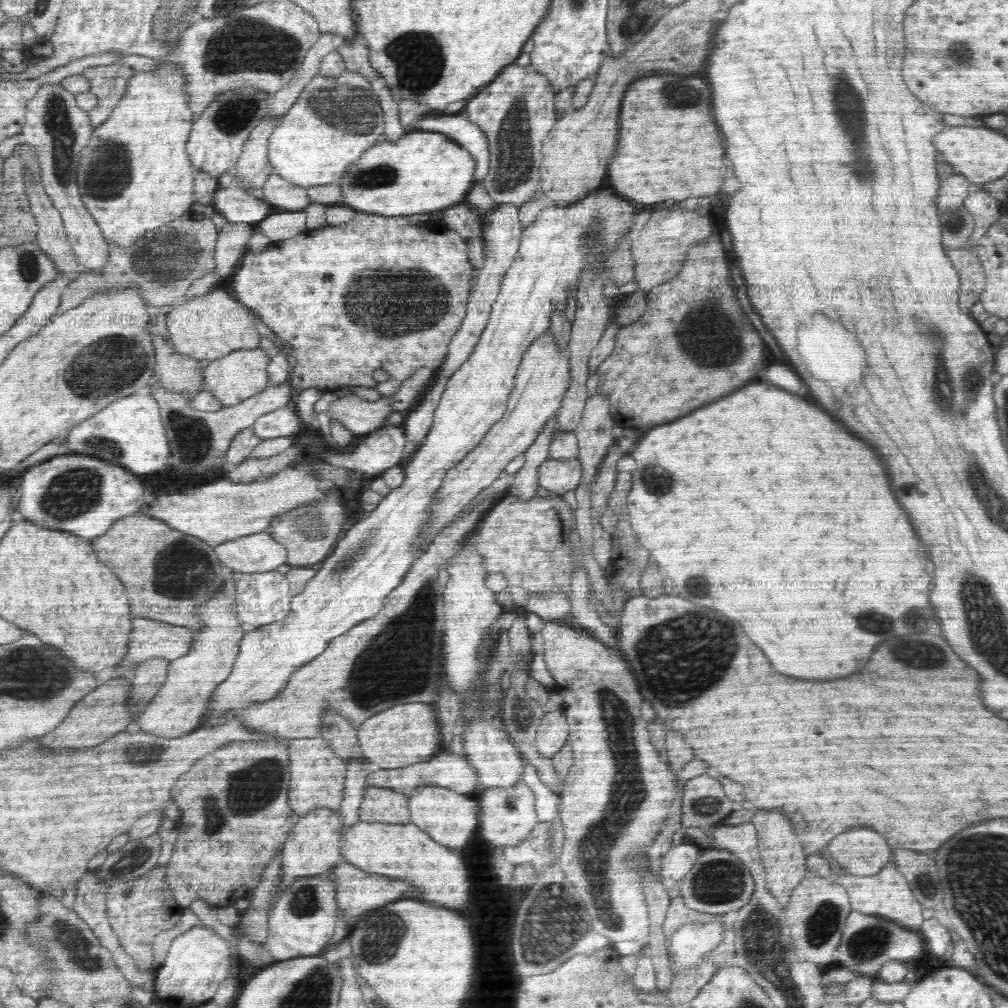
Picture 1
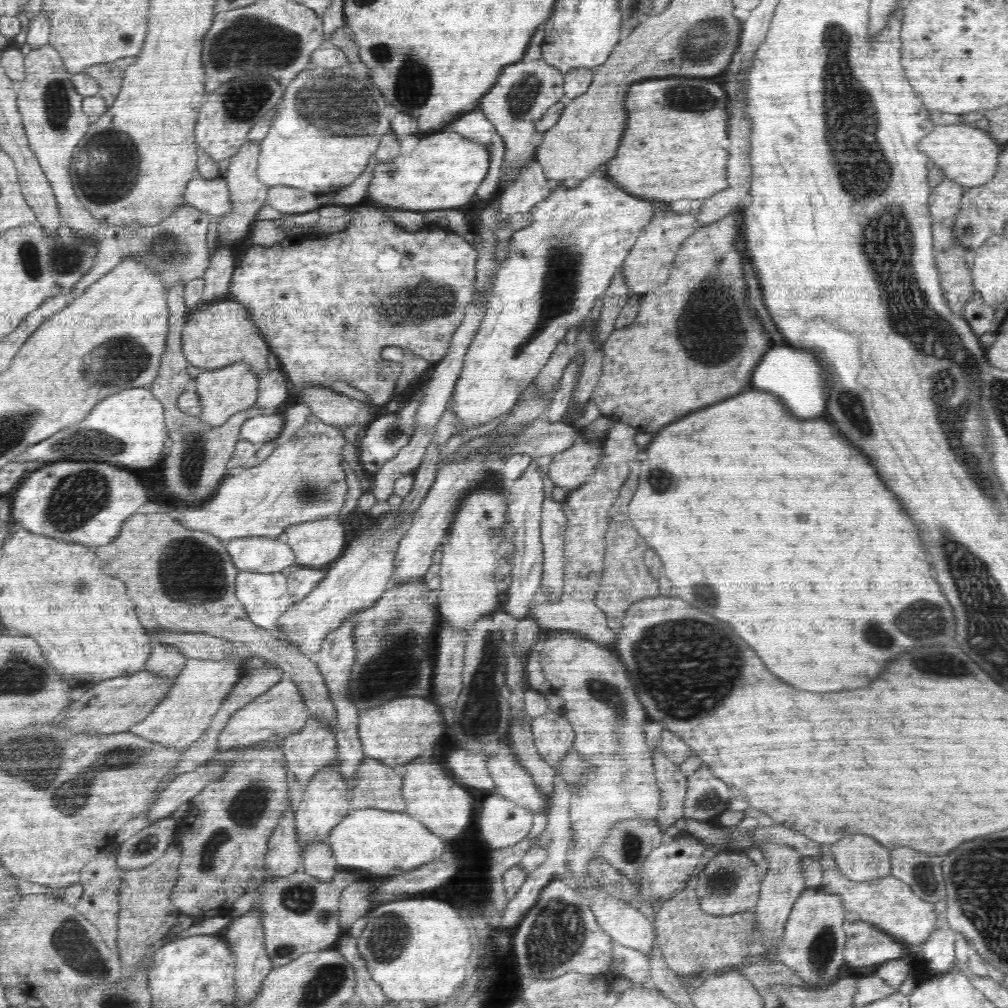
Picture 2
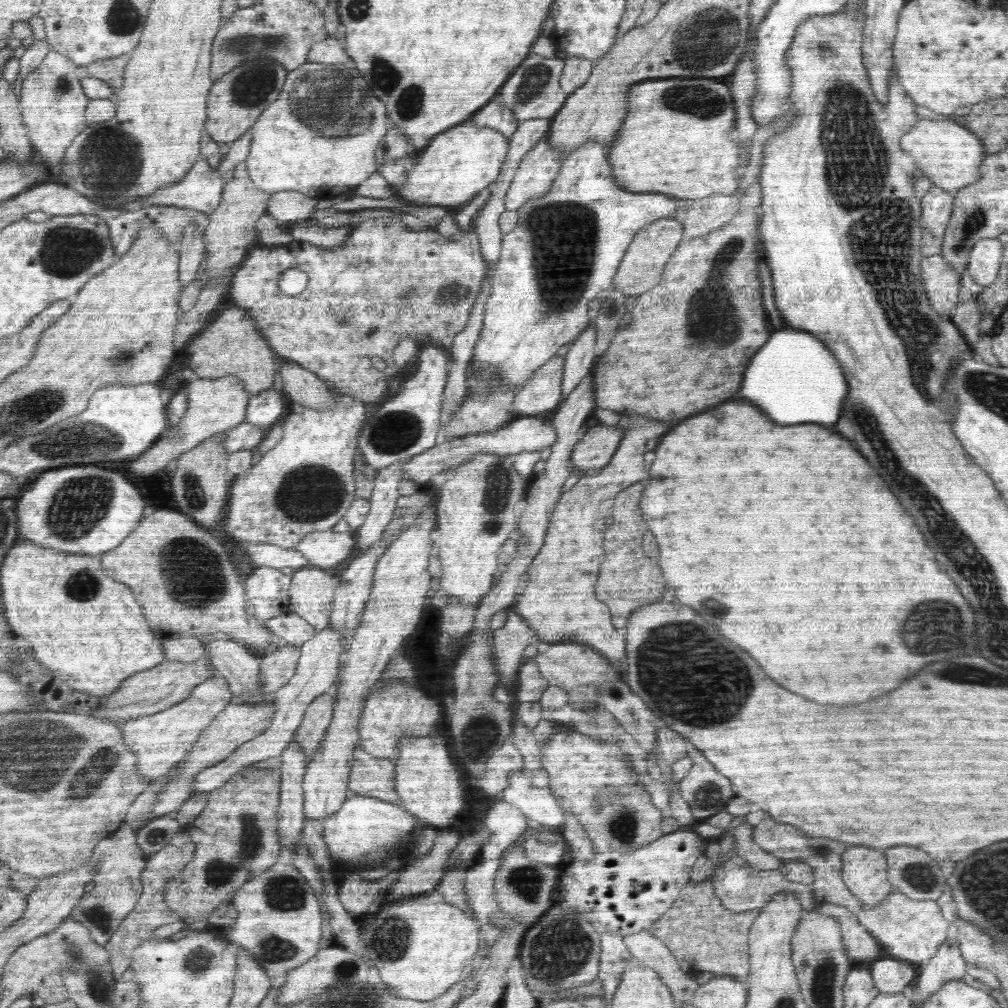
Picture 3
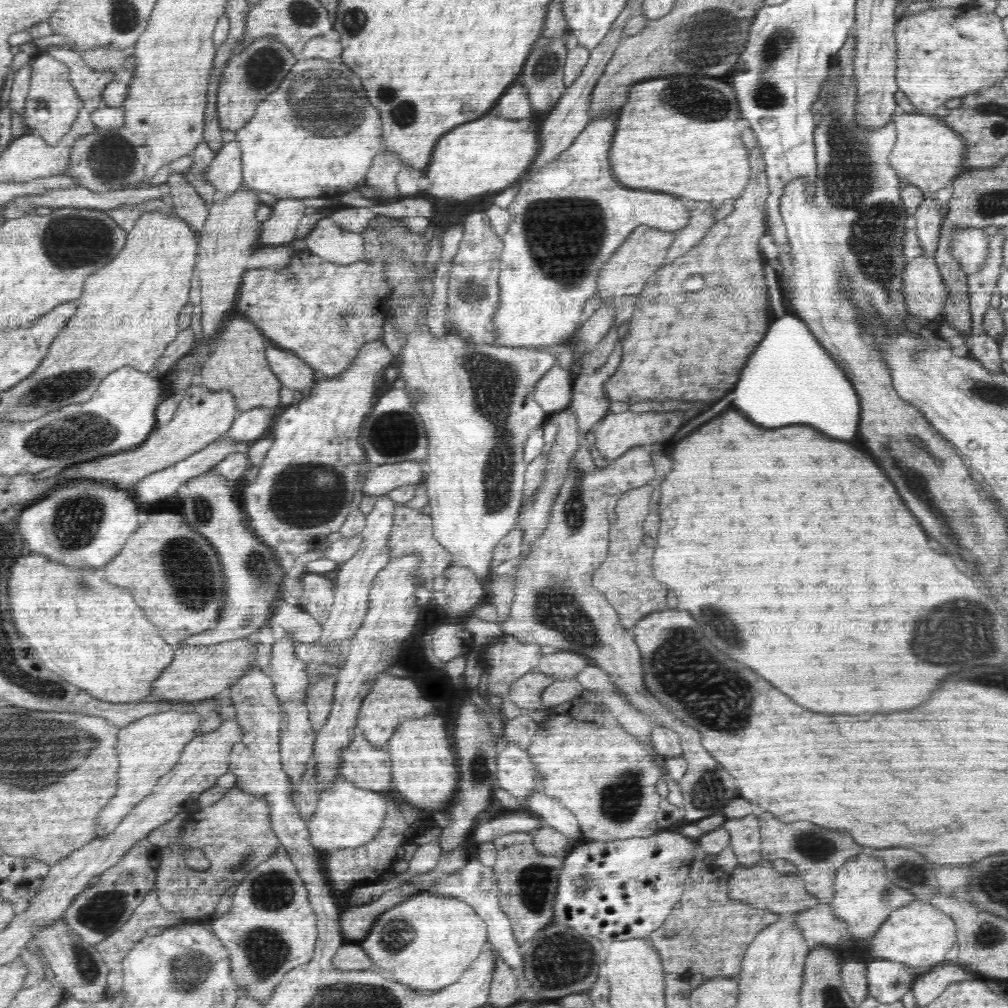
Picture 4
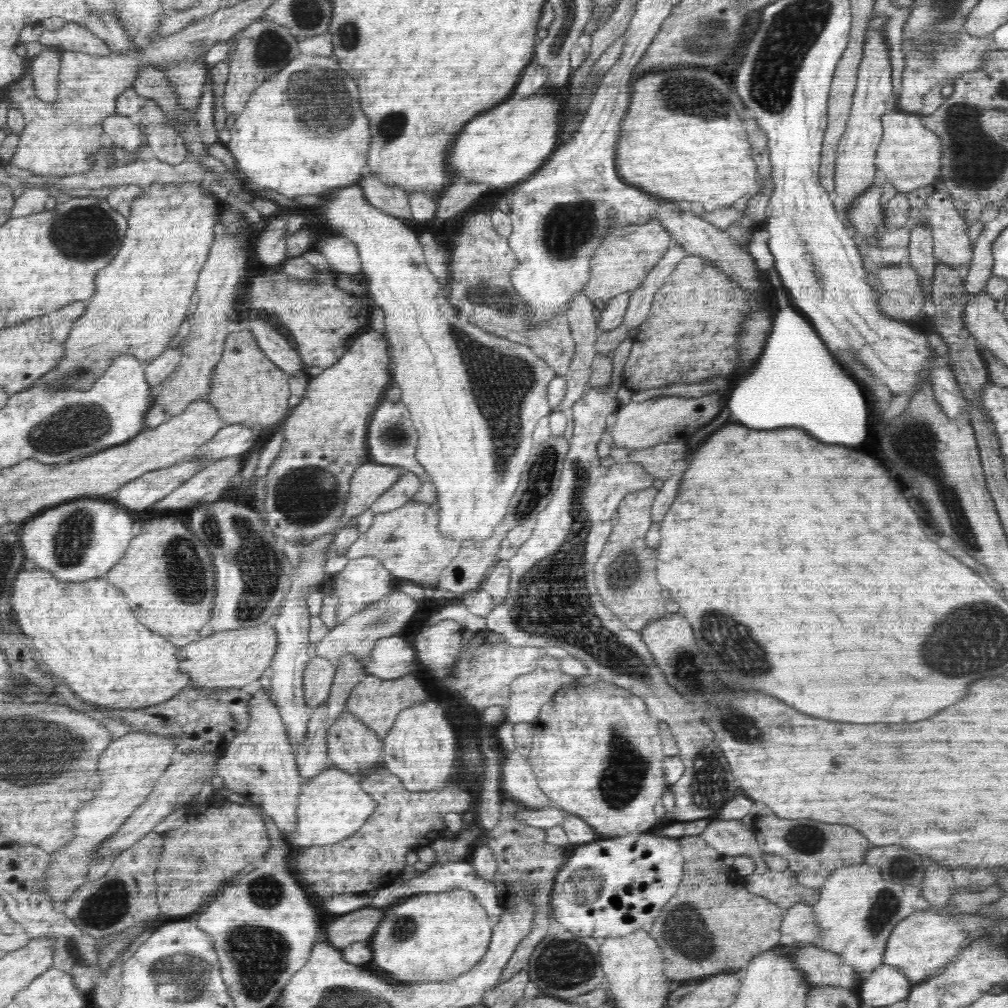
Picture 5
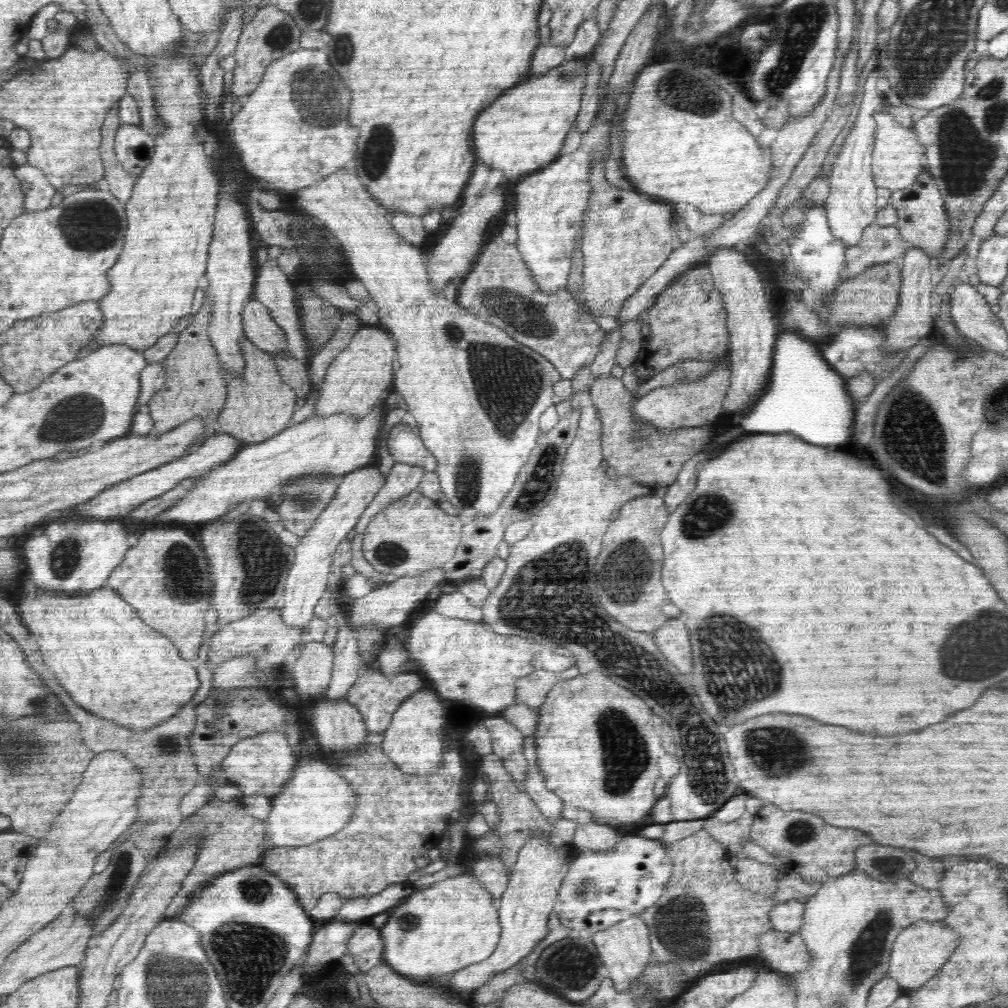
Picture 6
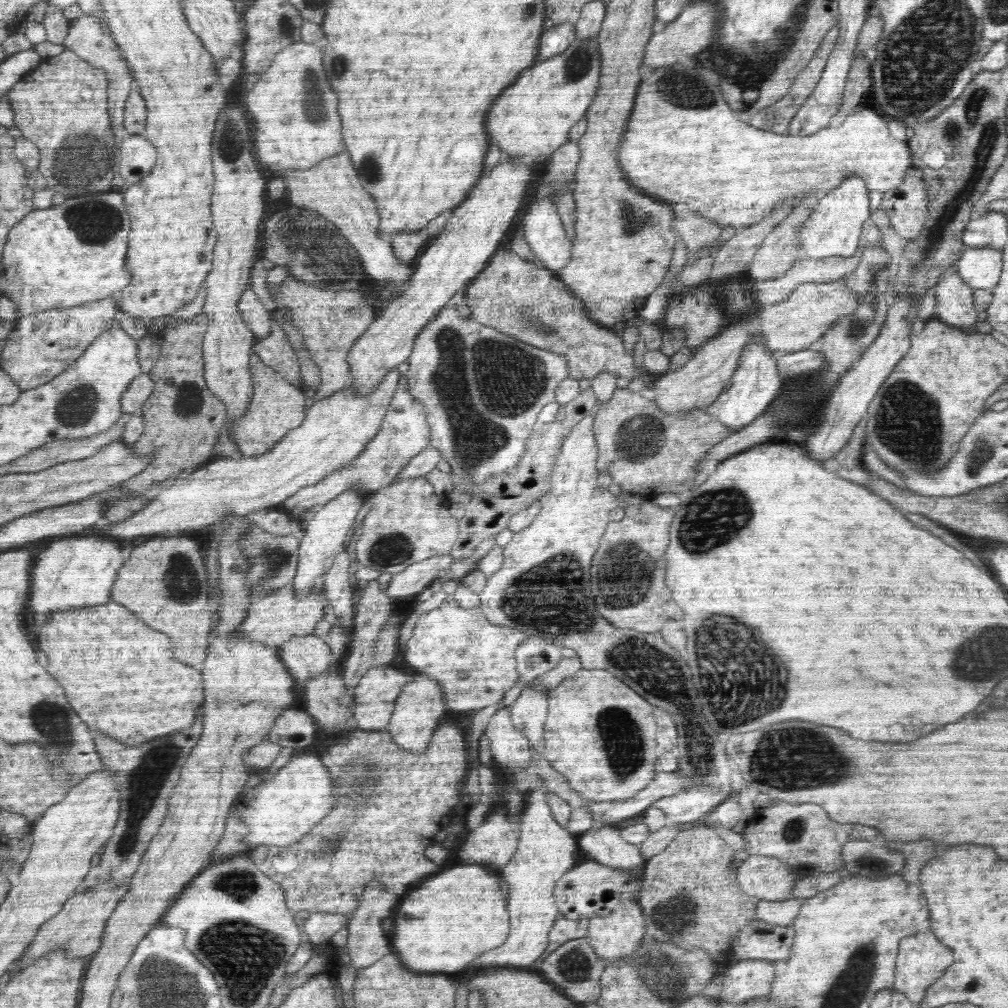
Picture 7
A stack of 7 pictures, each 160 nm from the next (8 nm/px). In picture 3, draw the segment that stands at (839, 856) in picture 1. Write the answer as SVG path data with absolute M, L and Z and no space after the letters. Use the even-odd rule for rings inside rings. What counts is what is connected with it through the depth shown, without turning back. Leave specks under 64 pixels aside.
M855 844L846 847L841 854L841 878L865 910L878 906L878 902L895 891L889 882L886 855L880 850Z

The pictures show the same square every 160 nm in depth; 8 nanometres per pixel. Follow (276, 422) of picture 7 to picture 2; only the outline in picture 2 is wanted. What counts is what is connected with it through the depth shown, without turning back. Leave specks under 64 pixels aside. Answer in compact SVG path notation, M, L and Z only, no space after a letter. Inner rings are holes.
M216 301L190 310L182 329L181 349L189 364L202 370L219 369L233 362L250 365L250 370L258 376L269 370L266 359L271 354L270 347L260 334L248 309L236 301Z

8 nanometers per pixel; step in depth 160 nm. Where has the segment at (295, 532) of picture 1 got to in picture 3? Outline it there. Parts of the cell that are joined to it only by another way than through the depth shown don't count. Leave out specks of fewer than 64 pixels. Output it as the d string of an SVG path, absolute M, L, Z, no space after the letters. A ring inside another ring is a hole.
M334 529L312 531L303 536L295 546L312 567L331 571L350 556L354 549L354 532L336 532Z

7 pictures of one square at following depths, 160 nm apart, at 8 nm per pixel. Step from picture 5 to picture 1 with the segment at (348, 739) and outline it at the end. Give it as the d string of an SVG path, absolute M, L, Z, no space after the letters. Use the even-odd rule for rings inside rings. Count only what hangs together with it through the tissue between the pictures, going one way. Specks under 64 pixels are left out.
M368 786L358 814L364 822L408 824L411 822L409 797L388 788Z

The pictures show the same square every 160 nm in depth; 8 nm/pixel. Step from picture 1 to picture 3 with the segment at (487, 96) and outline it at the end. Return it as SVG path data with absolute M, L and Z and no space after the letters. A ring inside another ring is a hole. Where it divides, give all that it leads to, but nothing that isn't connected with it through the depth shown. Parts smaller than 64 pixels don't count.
M528 54L526 60L518 66L518 70L514 70L512 76L504 82L504 86L496 94L496 100L500 100L504 108L511 110L520 123L533 118L552 119L567 99L567 94L560 84L564 66L565 61L555 56L546 58Z

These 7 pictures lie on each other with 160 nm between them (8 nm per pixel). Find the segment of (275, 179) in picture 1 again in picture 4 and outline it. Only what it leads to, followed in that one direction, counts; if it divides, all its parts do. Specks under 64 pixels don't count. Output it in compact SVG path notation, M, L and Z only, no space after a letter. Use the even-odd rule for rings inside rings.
M278 199L272 206L273 214L262 222L258 246L287 245L296 236L300 218L304 216L306 206L302 199Z

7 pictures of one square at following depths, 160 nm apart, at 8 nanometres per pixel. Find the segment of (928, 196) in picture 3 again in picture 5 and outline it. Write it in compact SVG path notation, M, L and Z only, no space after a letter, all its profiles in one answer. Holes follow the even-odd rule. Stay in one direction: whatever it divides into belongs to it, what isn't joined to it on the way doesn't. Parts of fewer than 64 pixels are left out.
M920 223L911 228L909 255L912 267L920 277L920 285L926 291L926 301L930 300L930 285L938 261L934 256L934 239L928 223Z

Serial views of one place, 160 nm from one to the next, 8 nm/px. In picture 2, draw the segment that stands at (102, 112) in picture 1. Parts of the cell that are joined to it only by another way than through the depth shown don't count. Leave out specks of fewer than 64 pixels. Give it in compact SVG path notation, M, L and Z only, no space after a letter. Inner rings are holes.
M138 55L129 56L112 61L111 63L102 63L86 67L83 72L88 76L94 77L100 81L101 89L99 95L105 100L109 107L114 104L115 98L118 98L124 72L129 66L136 62Z

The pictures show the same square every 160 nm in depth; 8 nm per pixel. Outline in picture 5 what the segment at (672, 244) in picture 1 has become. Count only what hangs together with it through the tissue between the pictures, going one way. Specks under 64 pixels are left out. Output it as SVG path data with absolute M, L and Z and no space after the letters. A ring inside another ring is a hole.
M655 218L646 224L632 224L622 230L610 232L606 236L606 242L602 244L606 248L598 248L598 254L594 254L592 258L594 264L586 282L585 295L593 302L595 308L602 310L614 296L628 290L636 290L642 286L648 273L657 265L662 255L666 254L672 243L671 234Z

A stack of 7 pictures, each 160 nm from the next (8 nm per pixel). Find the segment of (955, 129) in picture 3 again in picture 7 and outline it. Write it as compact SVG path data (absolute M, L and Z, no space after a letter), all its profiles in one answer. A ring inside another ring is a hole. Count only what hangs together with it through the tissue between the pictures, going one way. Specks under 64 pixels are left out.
M679 57L679 60L672 66L642 71L635 103L631 110L629 121L627 122L628 126L625 126L626 134L623 134L618 149L619 163L622 164L622 168L624 168L624 171L628 174L627 180L630 182L631 187L636 186L636 188L644 190L646 194L650 194L650 196L654 196L654 198L666 200L668 204L684 202L694 213L698 213L706 217L706 219L718 223L722 228L724 226L738 228L739 226L747 227L751 224L756 224L776 206L776 203L784 200L784 198L788 198L788 196L800 196L800 194L804 194L804 197L807 197L818 191L826 194L829 190L836 188L840 183L844 182L846 176L856 174L864 180L869 191L879 190L879 192L885 193L892 188L897 188L897 186L904 181L906 170L913 169L912 153L910 152L908 141L894 140L894 138L890 136L890 132L888 132L886 120L884 120L880 114L876 114L876 108L874 107L862 105L854 114L843 118L843 121L840 121L835 128L830 126L822 128L812 134L812 136L800 138L800 136L786 136L786 133L782 136L782 134L764 132L764 130L758 130L758 128L754 128L754 126L746 126L744 122L740 122L740 120L734 116L734 112L728 108L728 104L724 102L724 96L722 96L722 92L718 90L718 84L714 84L712 80L704 80L704 76L706 76L706 74L700 72L698 62L690 57Z

